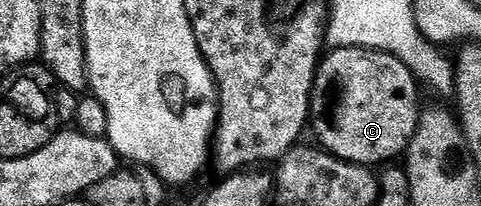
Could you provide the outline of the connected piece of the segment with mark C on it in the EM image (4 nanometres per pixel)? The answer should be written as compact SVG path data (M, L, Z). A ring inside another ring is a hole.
M346 47L332 49L321 56L316 66L316 77L312 80L312 100L310 102L310 129L316 132L319 148L331 153L340 161L369 167L387 166L396 156L407 150L408 142L416 133L416 123L420 119L422 104L416 76L394 55Z

